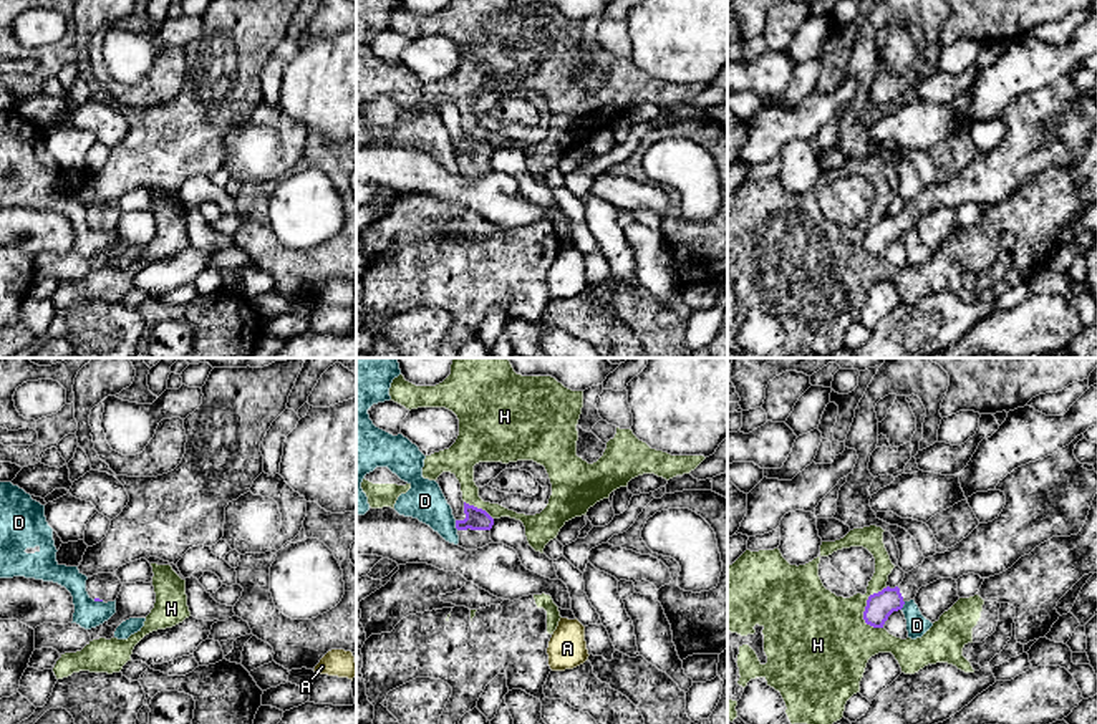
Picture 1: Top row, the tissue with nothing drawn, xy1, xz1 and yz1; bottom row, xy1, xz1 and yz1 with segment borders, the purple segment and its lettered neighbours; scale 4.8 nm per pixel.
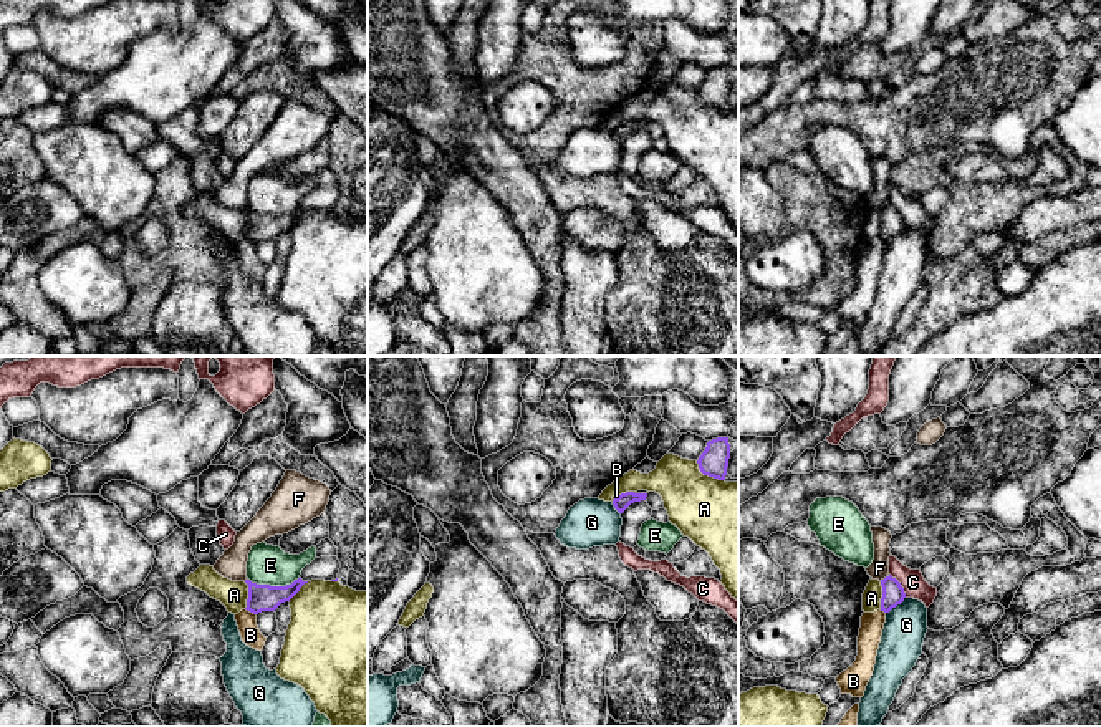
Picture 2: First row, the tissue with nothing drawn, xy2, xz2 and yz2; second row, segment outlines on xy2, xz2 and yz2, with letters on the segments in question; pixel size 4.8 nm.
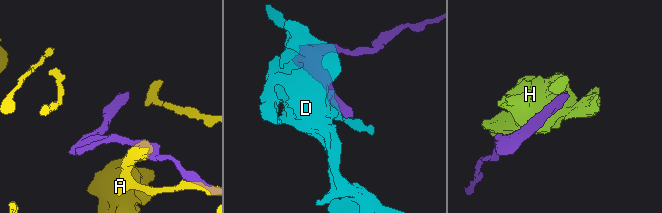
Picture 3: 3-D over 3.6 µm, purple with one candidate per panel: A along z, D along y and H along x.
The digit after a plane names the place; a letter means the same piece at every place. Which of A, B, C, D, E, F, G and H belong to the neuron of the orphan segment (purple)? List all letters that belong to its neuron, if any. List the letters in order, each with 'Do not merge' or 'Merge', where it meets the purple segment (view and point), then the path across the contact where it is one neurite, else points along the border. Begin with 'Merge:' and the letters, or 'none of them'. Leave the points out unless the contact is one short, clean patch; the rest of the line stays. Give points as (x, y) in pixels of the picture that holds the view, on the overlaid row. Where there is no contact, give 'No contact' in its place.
Merge: none of them
A: Do not merge. Touches purple at xz2 (707, 474)
B: Do not merge. Touches purple at xy2 (250, 611). Boundary: xy2 (245, 608), (255, 615)
C: Do not merge. Touches purple at yz2 (899, 585). Boundary: yz2 (889, 573), (906, 597)
D: Do not merge. Touches purple at xz1 (456, 526)
E: Do not merge. Touches purple at xy2 (274, 587). Boundary: xy2 (298, 577), (285, 585), (257, 585), (249, 580)
F: Do not merge. Touches purple at yz2 (886, 577)
G: Do not merge. Touches purple at yz2 (896, 605)
H: Do not merge. Touches purple at yz1 (867, 605)

